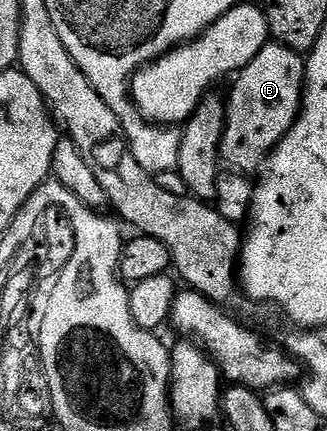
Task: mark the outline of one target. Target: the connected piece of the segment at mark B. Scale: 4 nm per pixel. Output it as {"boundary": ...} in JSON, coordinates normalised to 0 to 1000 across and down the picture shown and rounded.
{"boundary":[[[817,100],[795,128],[740,158],[737,169],[713,181],[716,200],[691,225],[691,292],[679,316],[676,371],[691,374],[706,394],[749,406],[777,406],[810,383],[817,364],[841,341],[881,313],[924,251],[924,200],[936,195],[936,132],[884,114],[875,104]]]}

